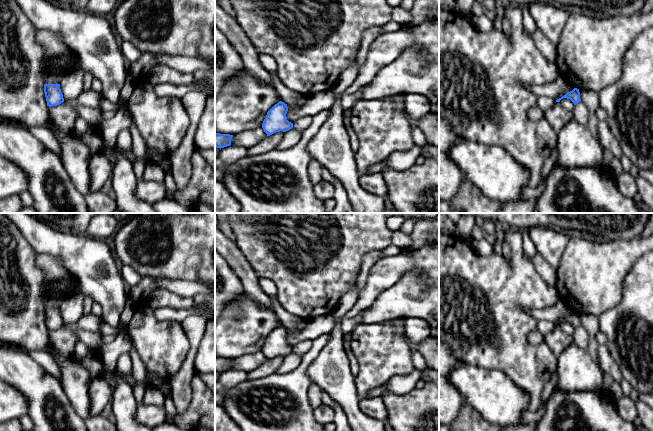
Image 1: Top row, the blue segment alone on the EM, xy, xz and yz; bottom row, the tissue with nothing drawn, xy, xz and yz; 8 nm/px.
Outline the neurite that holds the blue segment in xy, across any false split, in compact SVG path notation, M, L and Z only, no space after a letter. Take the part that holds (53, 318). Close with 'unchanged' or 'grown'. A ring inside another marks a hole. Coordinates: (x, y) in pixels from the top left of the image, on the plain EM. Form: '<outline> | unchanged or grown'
M44 308L44 317L47 325L47 330L49 331L57 330L64 326L60 308Z | unchanged

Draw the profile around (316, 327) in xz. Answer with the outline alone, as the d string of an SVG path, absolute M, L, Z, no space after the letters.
M332 314L319 316L308 321L307 326L297 334L288 334L286 341L291 347L302 341L311 340L320 337L323 334L328 334L335 326L335 319Z

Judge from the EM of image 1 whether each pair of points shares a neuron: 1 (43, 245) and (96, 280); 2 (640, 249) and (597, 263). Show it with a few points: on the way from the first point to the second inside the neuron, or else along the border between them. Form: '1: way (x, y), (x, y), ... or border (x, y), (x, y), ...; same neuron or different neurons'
1: way (56, 245), (61, 245), (83, 267); same neuron
2: way (629, 252), (608, 262); same neuron

